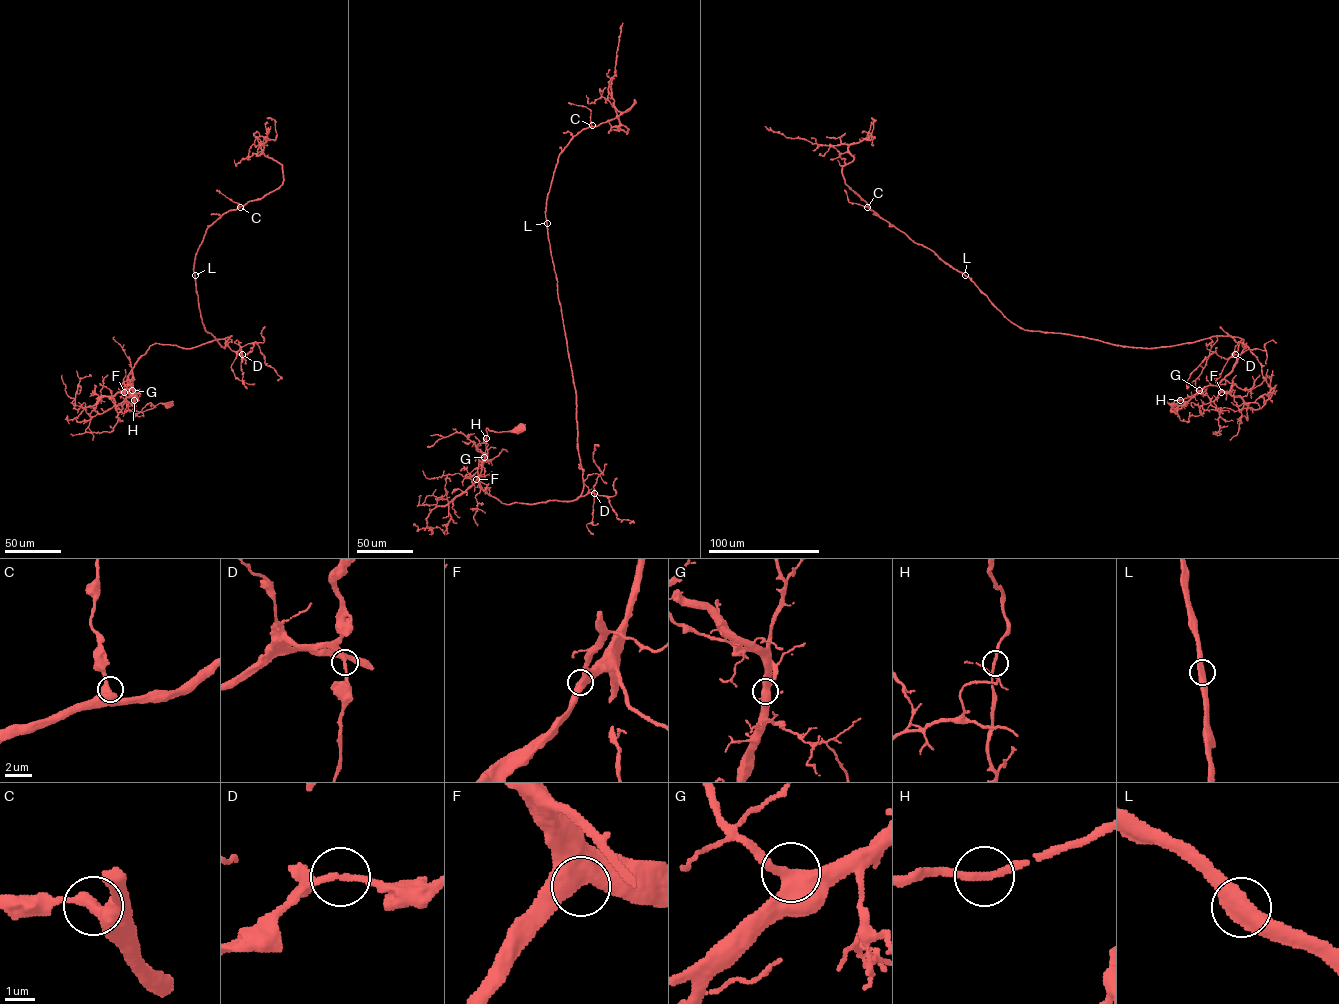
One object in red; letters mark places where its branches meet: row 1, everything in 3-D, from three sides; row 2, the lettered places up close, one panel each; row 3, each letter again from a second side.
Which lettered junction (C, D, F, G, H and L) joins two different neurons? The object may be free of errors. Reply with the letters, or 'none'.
none

